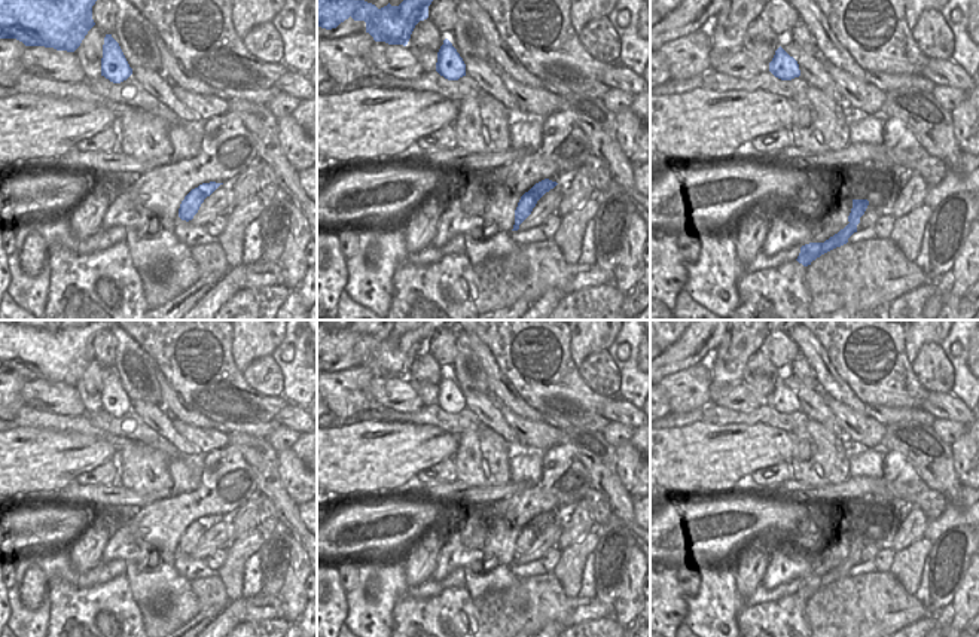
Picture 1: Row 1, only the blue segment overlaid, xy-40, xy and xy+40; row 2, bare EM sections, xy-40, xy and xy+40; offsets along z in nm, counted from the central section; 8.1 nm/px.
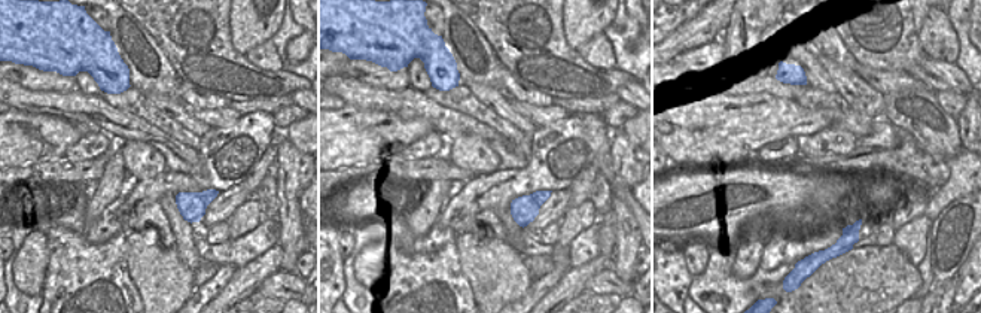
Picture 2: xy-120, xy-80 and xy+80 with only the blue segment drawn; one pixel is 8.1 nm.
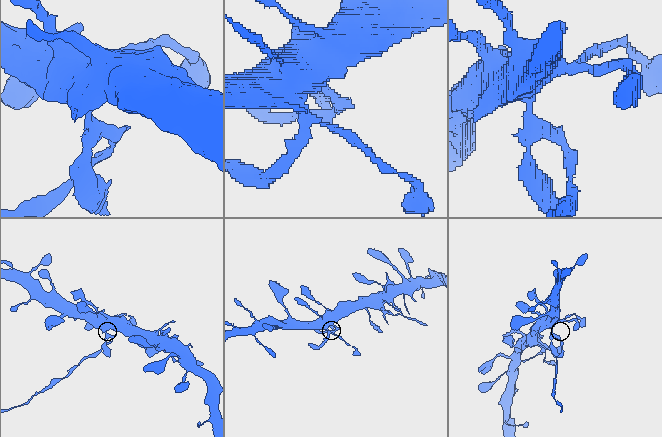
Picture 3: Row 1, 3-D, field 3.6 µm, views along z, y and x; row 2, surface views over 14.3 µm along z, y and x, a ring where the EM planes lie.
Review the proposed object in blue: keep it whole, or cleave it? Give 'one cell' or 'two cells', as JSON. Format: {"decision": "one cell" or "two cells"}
{"decision": "two cells"}

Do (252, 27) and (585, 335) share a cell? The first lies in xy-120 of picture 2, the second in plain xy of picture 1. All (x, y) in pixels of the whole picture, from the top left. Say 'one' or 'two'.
one

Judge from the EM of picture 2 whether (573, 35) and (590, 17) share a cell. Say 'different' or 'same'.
same

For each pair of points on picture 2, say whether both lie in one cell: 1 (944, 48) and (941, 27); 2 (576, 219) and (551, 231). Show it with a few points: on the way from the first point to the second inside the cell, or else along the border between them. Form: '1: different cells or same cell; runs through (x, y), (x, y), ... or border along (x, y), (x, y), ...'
1: same cell; runs through (941, 43), (941, 32)
2: different cells; border along (560, 222), (560, 231), (553, 245)

